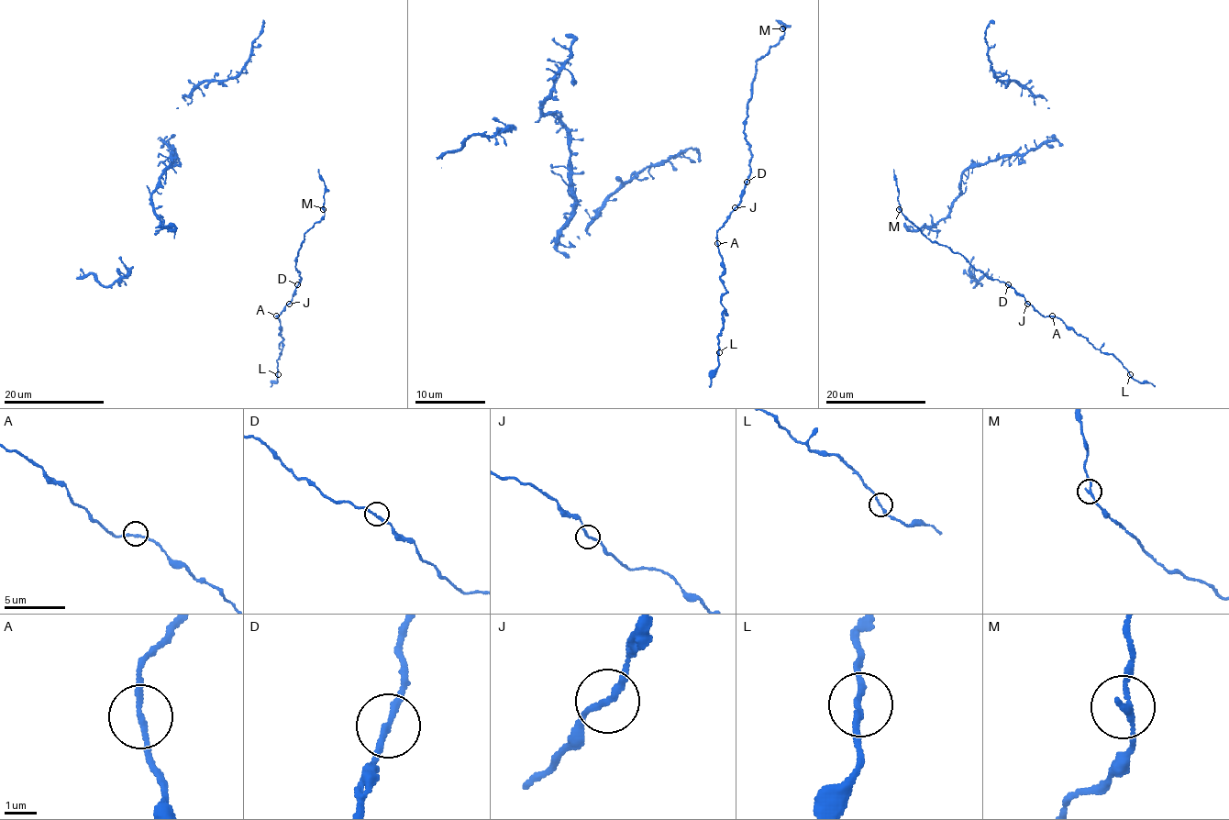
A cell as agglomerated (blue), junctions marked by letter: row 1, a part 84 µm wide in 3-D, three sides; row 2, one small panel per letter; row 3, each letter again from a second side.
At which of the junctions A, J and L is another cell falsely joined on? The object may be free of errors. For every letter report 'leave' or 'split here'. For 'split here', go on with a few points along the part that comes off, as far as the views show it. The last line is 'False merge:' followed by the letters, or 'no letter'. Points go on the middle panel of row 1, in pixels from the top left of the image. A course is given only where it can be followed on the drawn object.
A: leave
J: leave
L: leave
False merge: no letter

